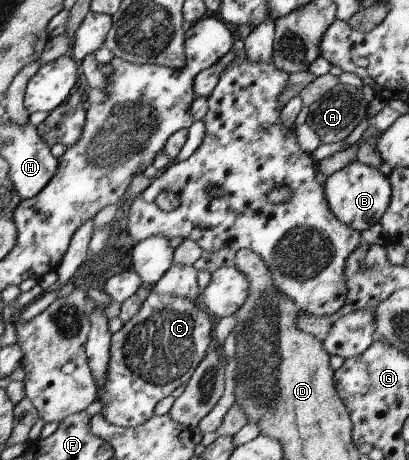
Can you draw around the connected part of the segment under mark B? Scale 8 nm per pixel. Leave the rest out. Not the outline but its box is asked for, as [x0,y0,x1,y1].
[322,161,390,232]

